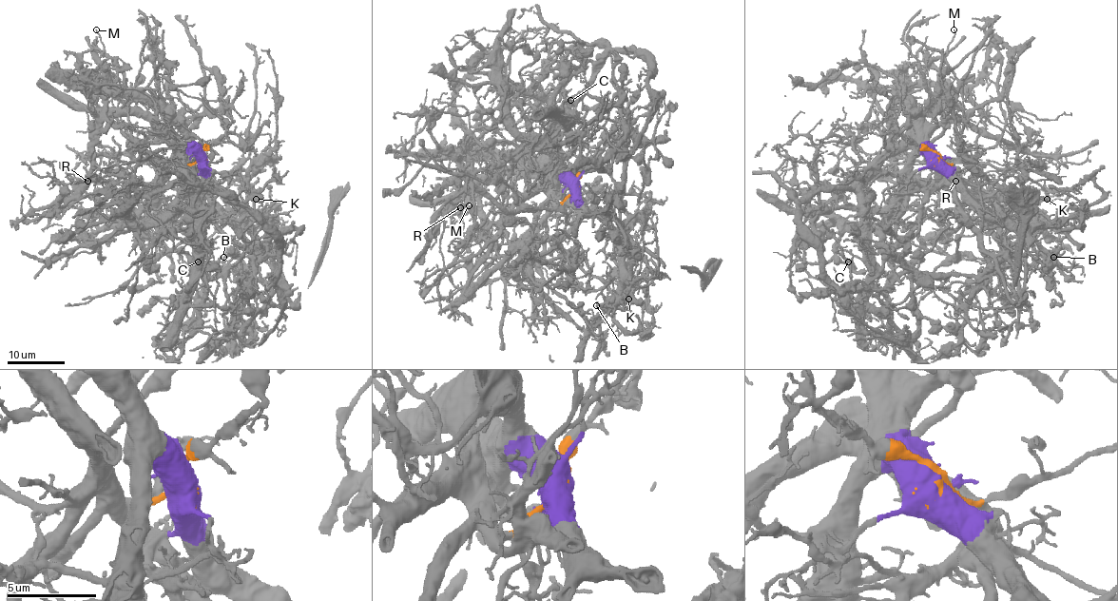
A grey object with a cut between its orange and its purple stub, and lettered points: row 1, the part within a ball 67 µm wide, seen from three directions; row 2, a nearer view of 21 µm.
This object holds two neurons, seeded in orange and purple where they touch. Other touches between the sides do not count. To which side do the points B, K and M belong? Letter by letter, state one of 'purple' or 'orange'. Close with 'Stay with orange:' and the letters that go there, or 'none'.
B: purple
K: purple
M: orange
Stay with orange: M

